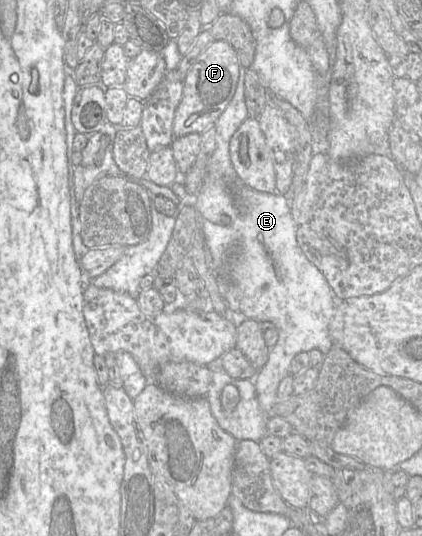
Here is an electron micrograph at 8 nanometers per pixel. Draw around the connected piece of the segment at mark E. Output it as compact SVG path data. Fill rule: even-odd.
M240 67L234 96L215 122L217 145L206 166L206 181L195 198L194 207L200 213L199 229L204 234L216 273L219 278L230 280L239 290L240 319L269 321L278 331L277 343L270 349L267 363L254 380L235 379L218 363L210 366L212 383L205 397L218 425L238 442L259 442L267 435L266 421L278 401L279 383L290 374L295 355L312 349L318 349L324 355L330 351L333 342L329 324L338 301L322 272L308 260L298 245L288 199L278 192L265 193L249 187L233 167L230 141L248 118L246 70ZM217 221L221 223L217 224ZM226 385L234 385L240 394L238 405L230 413L225 412L221 404L222 390Z

